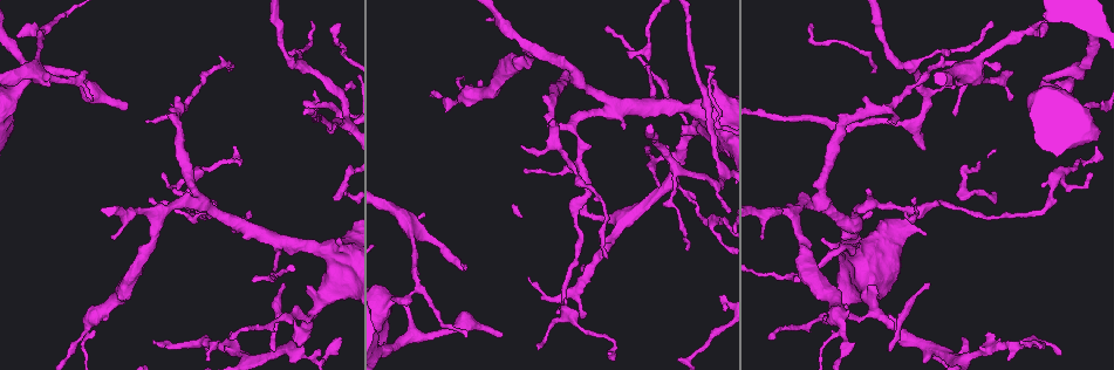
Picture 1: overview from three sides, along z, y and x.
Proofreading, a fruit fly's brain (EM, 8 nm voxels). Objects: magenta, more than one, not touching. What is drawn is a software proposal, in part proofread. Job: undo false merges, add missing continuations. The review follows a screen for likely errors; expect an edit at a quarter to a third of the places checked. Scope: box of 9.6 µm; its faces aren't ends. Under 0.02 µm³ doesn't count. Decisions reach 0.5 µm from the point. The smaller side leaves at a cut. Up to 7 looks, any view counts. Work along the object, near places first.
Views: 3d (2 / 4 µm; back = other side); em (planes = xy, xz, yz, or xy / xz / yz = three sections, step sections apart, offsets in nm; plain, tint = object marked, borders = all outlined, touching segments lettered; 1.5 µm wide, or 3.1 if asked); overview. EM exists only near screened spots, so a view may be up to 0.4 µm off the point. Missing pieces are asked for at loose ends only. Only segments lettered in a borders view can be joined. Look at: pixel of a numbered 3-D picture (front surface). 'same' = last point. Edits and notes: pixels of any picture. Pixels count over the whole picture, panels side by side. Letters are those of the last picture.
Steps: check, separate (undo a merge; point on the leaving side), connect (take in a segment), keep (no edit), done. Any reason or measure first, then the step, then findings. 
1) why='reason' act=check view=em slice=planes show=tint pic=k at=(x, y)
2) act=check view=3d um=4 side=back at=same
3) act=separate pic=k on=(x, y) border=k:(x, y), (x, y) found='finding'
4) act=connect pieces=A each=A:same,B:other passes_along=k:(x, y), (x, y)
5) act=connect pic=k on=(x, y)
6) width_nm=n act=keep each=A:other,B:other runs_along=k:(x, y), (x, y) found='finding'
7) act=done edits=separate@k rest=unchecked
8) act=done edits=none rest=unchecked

why='an open end' act=check view=3d um=2 pic=1 at=(607, 352)

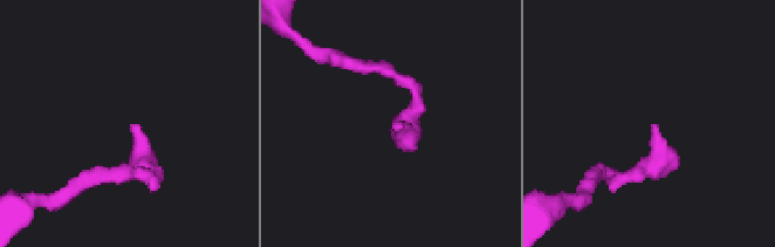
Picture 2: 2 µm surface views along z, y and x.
act=check view=em slice=planes show=borders pic=2 at=(130, 124)

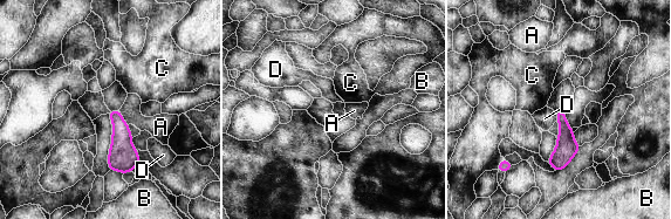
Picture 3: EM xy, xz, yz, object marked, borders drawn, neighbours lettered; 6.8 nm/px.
act=keep each=A:other,B:other,C:other,D:other border=3:(555, 111), (556, 120) found='no lettered segment goes on from it'

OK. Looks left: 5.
why='an open end' act=check view=em slice=planes show=borders pic=1 at=(126, 102)

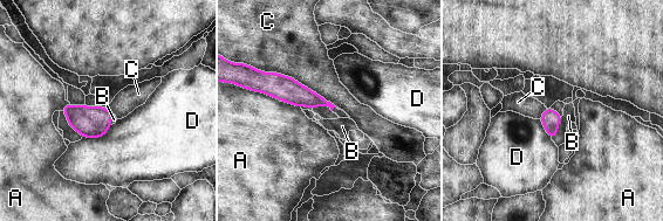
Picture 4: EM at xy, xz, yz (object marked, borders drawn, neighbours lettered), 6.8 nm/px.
width_nm=120 act=connect pieces=B each=A:other,B:same,C:other,D:other passes_along=4:(549, 118), (558, 126), (568, 116) found='the cell continues'

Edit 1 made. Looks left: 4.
why='thick end' act=check view=em slice=planes show=borders pic=1 at=(715, 78)

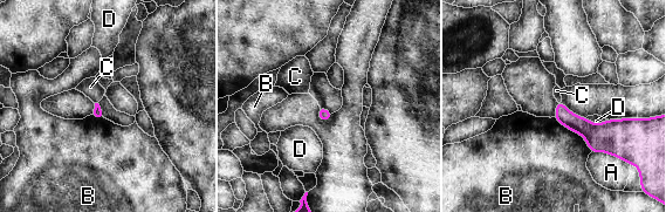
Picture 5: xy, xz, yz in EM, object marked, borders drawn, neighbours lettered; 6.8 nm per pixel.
act=connect pieces=C each=A:other,B:other,C:same,D:other passes_along=5:(583, 127), (560, 101), (556, 90) found='it goes on there'

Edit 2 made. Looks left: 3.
act=done edits=connect@4,connect@5 rest=unchecked

